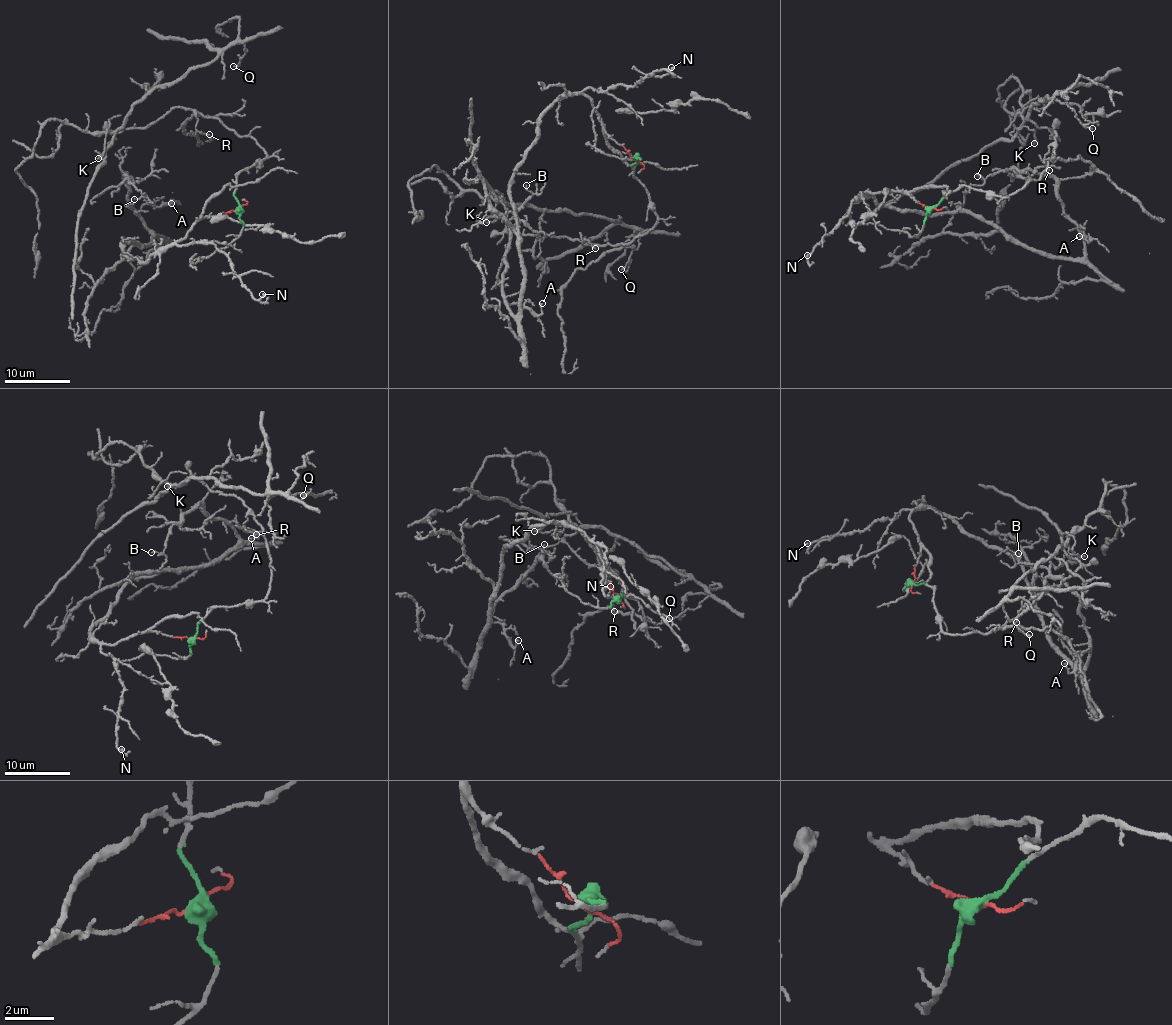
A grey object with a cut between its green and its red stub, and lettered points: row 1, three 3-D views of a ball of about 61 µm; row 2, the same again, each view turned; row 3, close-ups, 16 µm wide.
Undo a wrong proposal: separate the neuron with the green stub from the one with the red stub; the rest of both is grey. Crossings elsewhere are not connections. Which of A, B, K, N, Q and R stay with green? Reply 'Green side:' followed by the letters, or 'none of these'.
Green side: K, Q, R

